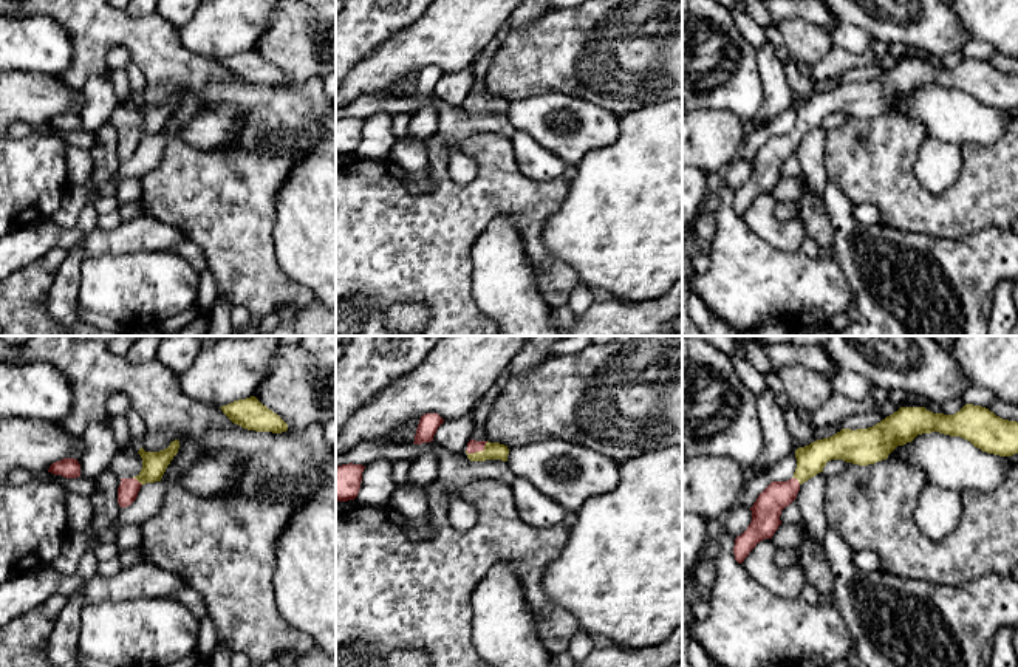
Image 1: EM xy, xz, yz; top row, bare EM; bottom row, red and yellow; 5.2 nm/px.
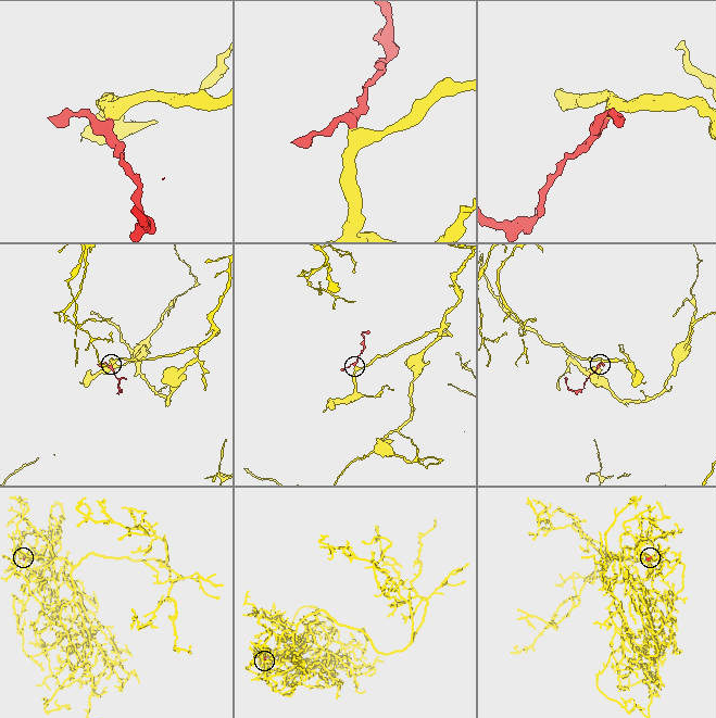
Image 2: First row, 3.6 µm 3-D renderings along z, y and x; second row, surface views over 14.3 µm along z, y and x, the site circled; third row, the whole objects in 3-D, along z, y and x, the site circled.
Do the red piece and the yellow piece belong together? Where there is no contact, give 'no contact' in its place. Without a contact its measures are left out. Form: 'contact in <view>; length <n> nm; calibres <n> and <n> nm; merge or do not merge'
contact in xz; length 130 nm; calibres 70 and 100 nm; merge

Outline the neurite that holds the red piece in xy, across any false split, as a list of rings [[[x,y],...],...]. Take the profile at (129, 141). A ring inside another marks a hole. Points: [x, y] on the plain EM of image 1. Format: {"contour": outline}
{"contour": [[[175,93],[170,99],[159,105],[145,105],[142,101],[139,102],[139,108],[142,111],[142,122],[133,132],[121,132],[121,138],[118,141],[118,156],[121,161],[130,159],[145,136],[161,135],[167,119],[178,107],[179,94]]]}

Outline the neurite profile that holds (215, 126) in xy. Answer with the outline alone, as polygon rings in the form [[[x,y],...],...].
[[[224,102],[207,105],[181,128],[179,138],[195,149],[217,150],[235,139],[241,119],[237,105]]]

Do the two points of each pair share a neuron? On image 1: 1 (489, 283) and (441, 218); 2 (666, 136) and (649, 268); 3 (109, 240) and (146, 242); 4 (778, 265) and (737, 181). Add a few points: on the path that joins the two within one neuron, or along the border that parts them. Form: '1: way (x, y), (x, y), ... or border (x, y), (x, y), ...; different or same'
1: border (488, 226), (471, 248), (471, 294); different
2: way (666, 169), (666, 198), (649, 215), (649, 236); same
3: way (118, 240), (136, 240); same
4: border (724, 181), (735, 191); different

